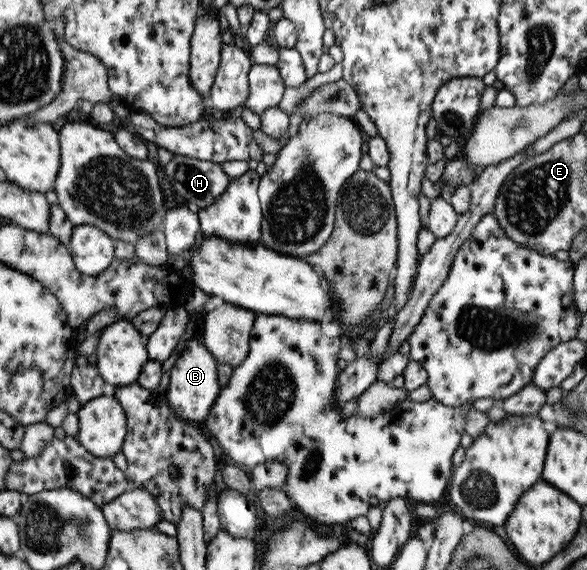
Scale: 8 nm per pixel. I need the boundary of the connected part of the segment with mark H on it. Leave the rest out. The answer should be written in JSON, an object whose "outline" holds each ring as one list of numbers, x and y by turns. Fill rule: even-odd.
{"outline":[[176,154,164,165,163,172,171,187,193,209,213,204,230,180,220,164]]}

